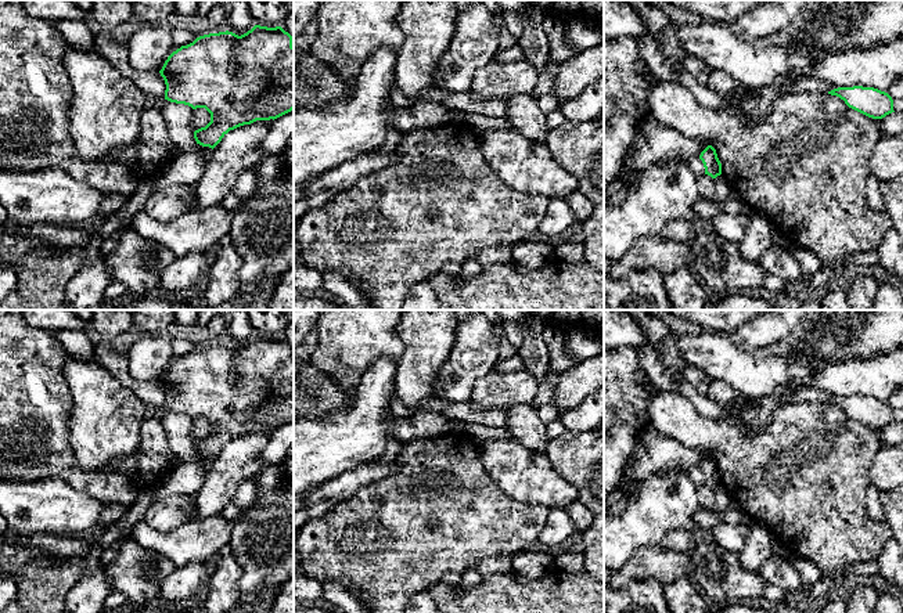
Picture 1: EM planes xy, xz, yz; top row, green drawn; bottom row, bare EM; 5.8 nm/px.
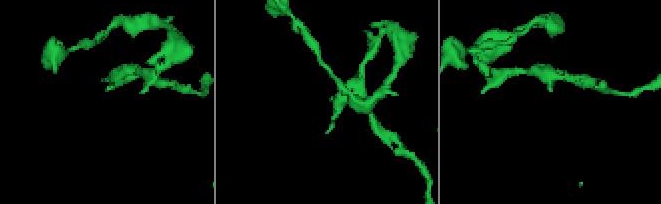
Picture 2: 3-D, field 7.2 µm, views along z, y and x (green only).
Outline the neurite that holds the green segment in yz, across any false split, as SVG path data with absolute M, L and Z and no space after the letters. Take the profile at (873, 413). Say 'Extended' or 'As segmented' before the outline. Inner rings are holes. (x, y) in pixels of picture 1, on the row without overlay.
As segmented. M838 397L828 404L839 407L849 418L873 429L882 429L895 422L892 407L874 397Z

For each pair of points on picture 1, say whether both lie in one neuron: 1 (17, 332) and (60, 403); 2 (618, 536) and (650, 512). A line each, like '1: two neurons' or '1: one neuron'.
1: one neuron
2: one neuron

